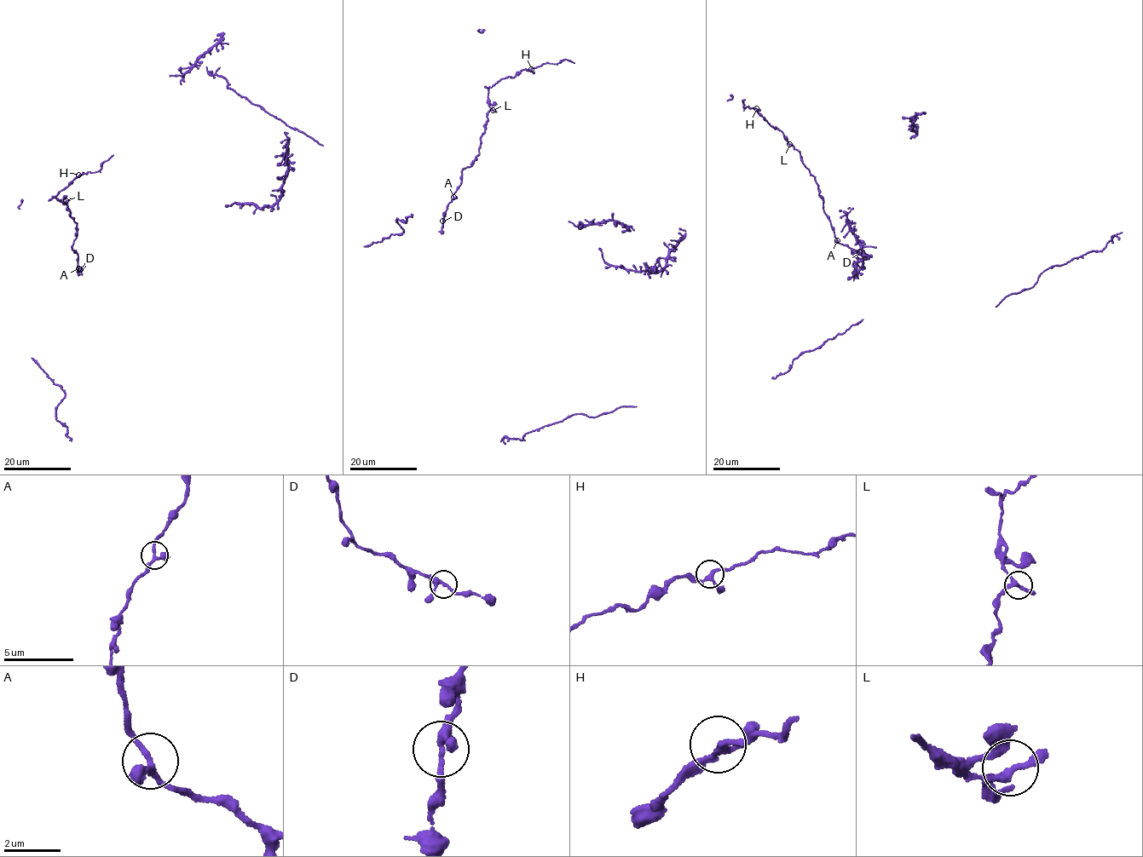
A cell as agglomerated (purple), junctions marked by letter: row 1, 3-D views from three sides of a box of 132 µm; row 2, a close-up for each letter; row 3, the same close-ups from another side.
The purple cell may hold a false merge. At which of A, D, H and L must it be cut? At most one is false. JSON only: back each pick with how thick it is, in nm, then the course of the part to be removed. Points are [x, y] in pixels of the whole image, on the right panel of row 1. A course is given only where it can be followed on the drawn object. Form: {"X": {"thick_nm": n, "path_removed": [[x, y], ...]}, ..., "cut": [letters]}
{"cut": []}

